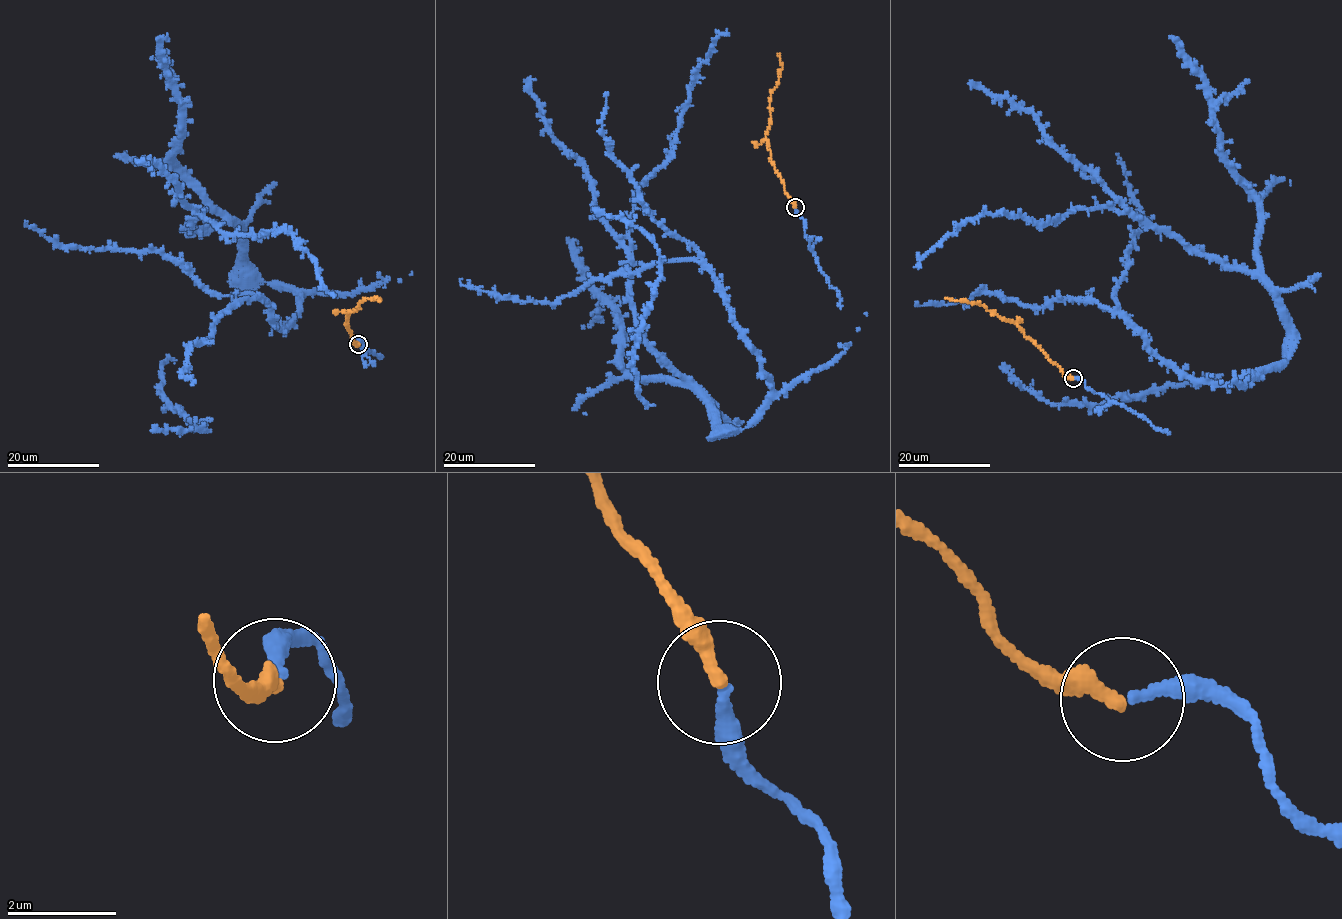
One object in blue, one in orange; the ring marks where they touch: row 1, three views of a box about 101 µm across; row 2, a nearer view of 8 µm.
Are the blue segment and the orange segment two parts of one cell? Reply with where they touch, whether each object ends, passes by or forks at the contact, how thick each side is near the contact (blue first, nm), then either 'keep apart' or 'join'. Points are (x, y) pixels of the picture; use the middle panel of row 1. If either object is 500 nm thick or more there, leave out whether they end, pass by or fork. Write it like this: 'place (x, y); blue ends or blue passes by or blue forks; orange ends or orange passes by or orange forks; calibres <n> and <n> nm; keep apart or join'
place (795, 207); blue ends; orange ends; calibres 240 and 320 nm; join

